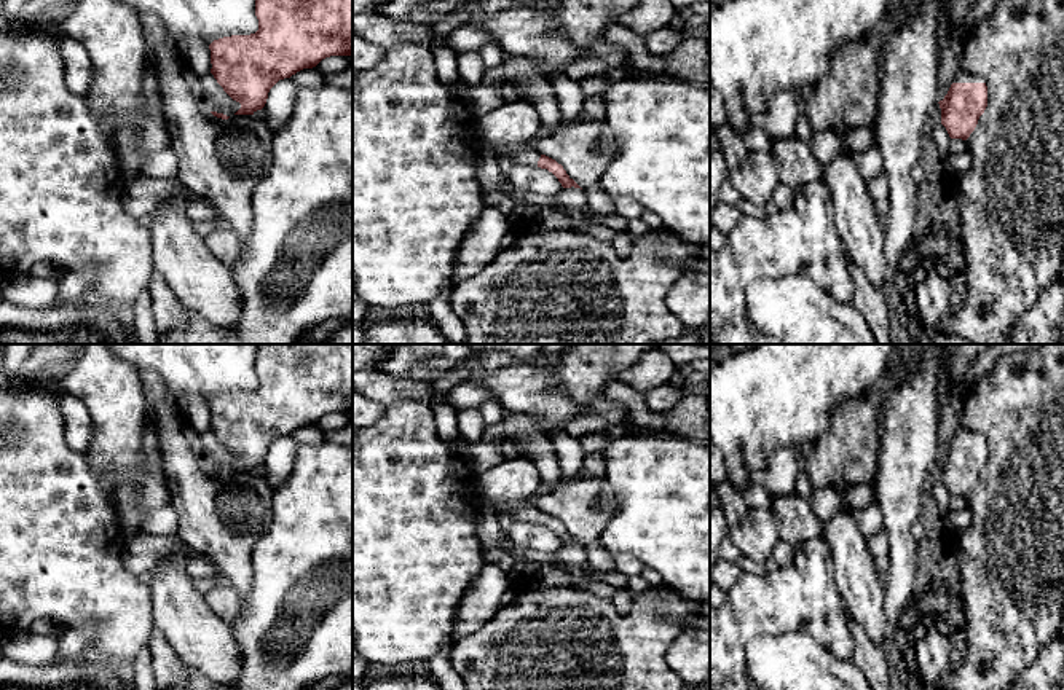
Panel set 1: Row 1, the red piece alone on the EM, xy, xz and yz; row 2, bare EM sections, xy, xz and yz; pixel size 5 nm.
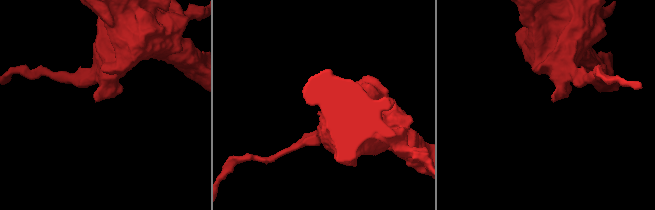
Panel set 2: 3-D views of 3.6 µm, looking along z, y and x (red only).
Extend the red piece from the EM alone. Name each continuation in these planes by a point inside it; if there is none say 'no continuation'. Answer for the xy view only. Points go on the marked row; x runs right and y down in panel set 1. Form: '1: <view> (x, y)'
no continuation

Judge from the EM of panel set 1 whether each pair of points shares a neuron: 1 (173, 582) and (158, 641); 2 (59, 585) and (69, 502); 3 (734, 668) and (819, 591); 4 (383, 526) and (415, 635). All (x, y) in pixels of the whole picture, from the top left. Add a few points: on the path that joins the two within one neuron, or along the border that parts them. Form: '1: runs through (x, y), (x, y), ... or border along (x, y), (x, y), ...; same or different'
1: border along (153, 625), (182, 660); different
2: runs through (59, 564), (59, 523); same
3: runs through (737, 641), (776, 603), (792, 598); same
4: runs through (383, 553), (383, 574), (398, 607); same

